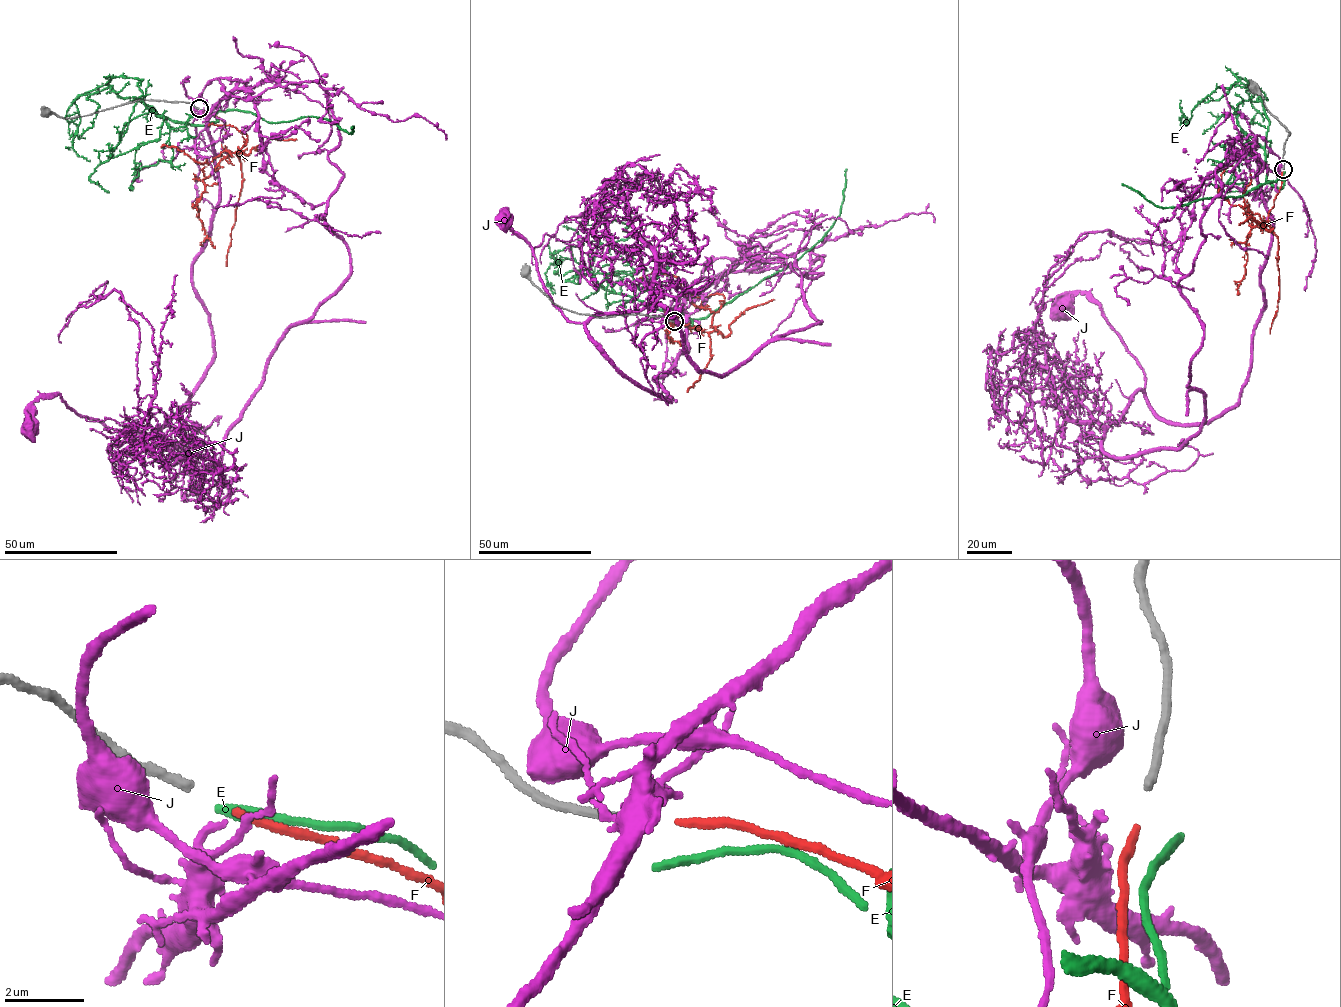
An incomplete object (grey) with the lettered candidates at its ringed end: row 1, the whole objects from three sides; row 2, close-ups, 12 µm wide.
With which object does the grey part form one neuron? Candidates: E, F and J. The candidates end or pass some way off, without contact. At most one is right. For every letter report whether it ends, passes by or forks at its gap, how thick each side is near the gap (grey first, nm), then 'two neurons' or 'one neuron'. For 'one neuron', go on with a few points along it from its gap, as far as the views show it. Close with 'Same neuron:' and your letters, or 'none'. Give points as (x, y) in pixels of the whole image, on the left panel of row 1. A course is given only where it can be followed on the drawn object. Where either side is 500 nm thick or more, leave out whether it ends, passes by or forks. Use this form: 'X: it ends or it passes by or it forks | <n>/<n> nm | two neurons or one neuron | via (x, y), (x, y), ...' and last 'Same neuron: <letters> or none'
E: it ends | 220/240 nm | two neurons
F: it ends | 220/200 nm | one neuron | via (201, 110), (225, 124), (223, 148), (242, 152), (222, 151), (202, 164), (174, 147), (161, 148)
J: it passes by | 220/160 nm | two neurons
Same neuron: F

